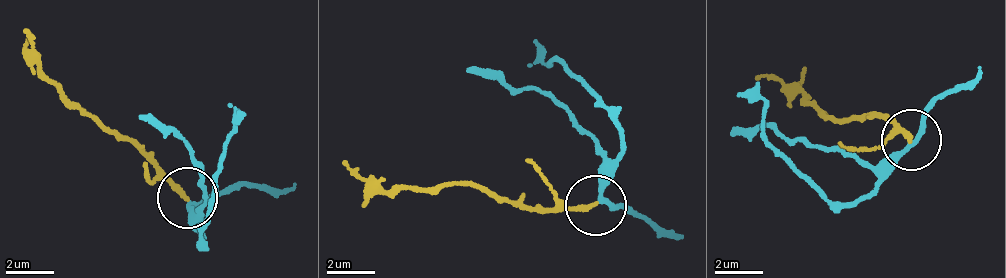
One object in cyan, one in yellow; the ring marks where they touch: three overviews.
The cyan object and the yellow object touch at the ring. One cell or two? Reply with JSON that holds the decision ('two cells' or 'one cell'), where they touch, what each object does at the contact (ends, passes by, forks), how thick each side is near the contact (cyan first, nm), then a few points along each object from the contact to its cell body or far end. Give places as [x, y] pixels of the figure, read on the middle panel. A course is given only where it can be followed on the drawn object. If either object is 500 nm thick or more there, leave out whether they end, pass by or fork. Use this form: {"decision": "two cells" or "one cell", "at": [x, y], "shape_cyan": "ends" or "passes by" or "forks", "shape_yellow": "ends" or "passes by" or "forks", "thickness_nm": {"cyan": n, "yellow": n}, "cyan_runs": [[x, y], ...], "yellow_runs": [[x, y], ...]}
{"decision": "one cell", "at": [595, 205], "shape_cyan": "passes by", "shape_yellow": "ends", "thickness_nm": {"cyan": 200, "yellow": 200}, "cyan_runs": [[595, 203], [622, 161], [615, 115], [558, 61], [528, 64]], "yellow_runs": [[595, 203], [526, 204], [437, 183], [382, 191], [343, 163]]}

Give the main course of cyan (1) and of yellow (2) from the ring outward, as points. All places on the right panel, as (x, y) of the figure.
1: (909, 141), (884, 181), (840, 204), (766, 134), (756, 80)
2: (909, 141), (879, 116), (818, 116), (799, 95), (757, 75)

